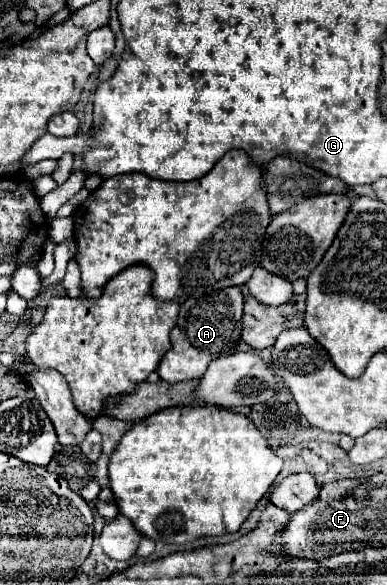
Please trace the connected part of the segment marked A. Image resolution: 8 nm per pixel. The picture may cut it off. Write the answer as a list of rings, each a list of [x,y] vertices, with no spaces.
[[[227,287],[205,297],[189,297],[179,311],[177,325],[171,331],[171,349],[163,355],[157,373],[167,383],[201,379],[209,361],[235,353],[241,343],[241,315],[243,315],[241,287]]]

